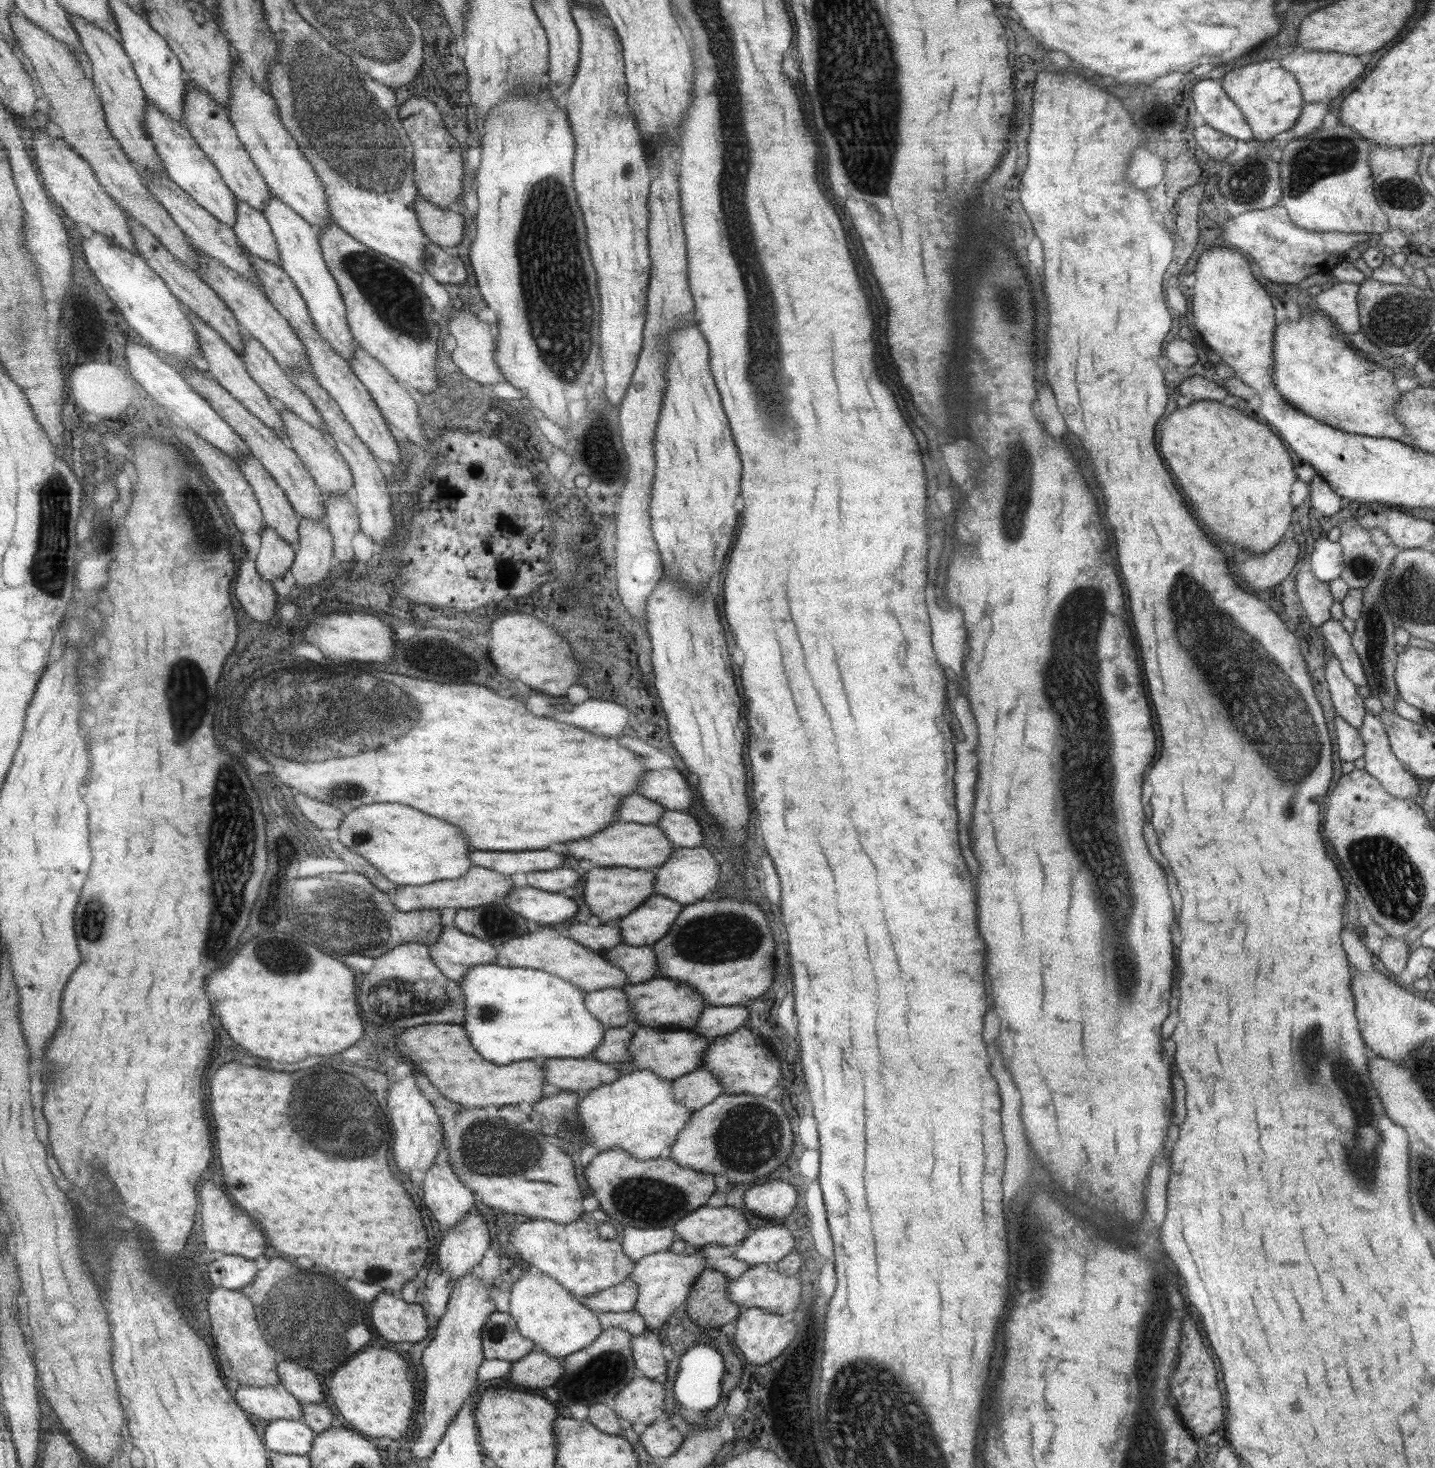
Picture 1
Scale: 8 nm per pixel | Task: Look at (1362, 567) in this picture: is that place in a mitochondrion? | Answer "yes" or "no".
yes

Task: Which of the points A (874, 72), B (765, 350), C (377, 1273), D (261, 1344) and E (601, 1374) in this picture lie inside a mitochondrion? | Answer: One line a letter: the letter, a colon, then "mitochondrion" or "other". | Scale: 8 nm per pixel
A: mitochondrion
B: mitochondrion
C: mitochondrion
D: mitochondrion
E: mitochondrion

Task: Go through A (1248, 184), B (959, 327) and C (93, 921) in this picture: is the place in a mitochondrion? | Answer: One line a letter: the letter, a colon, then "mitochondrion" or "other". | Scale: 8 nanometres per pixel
A: mitochondrion
B: other
C: mitochondrion

